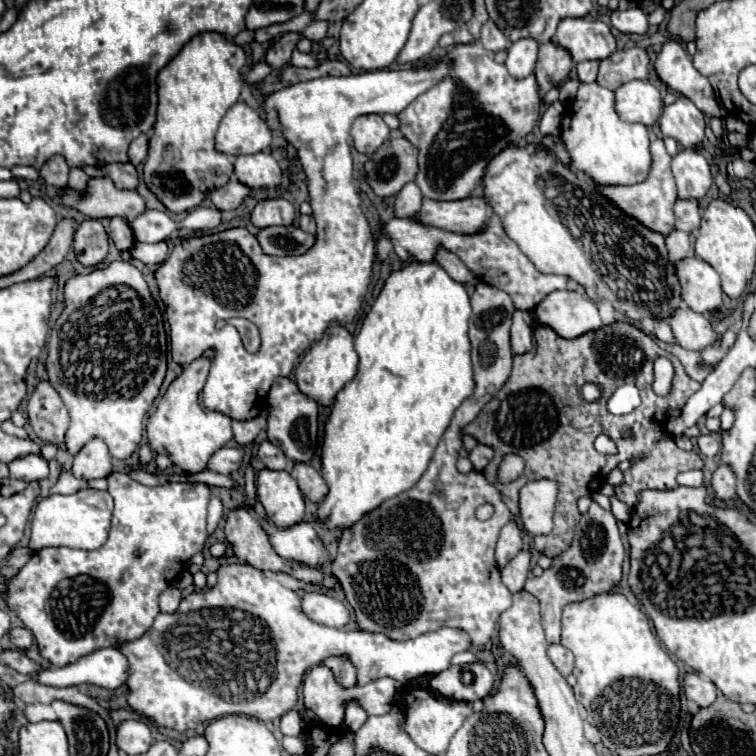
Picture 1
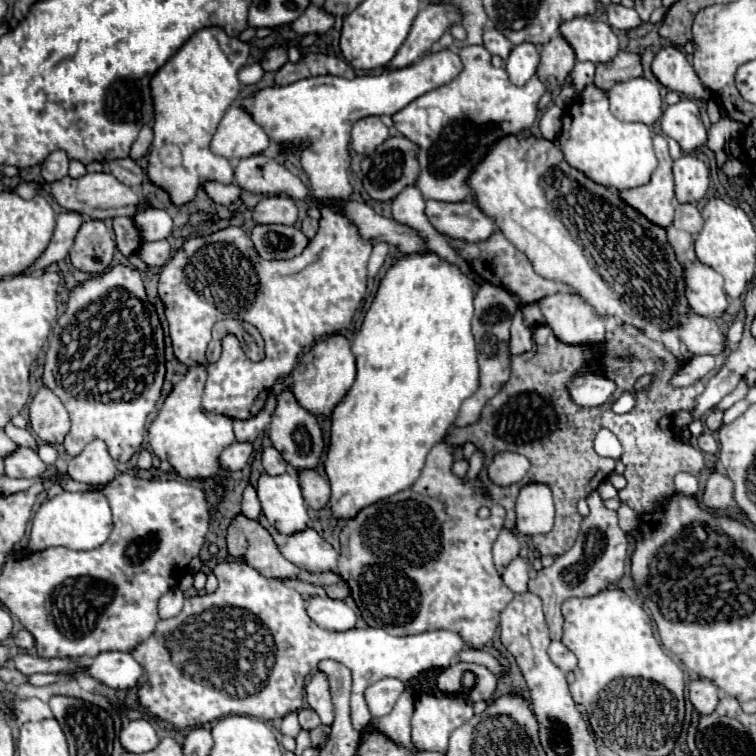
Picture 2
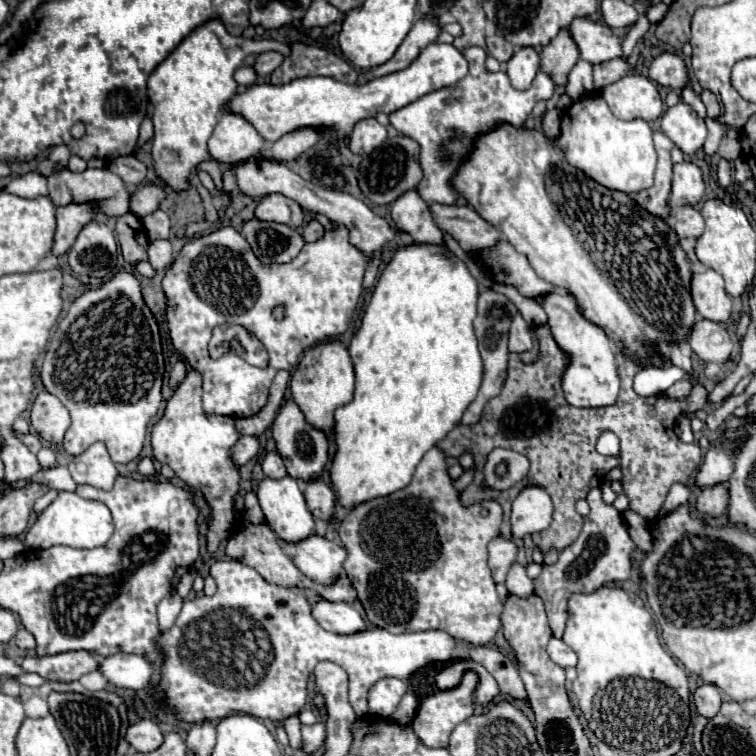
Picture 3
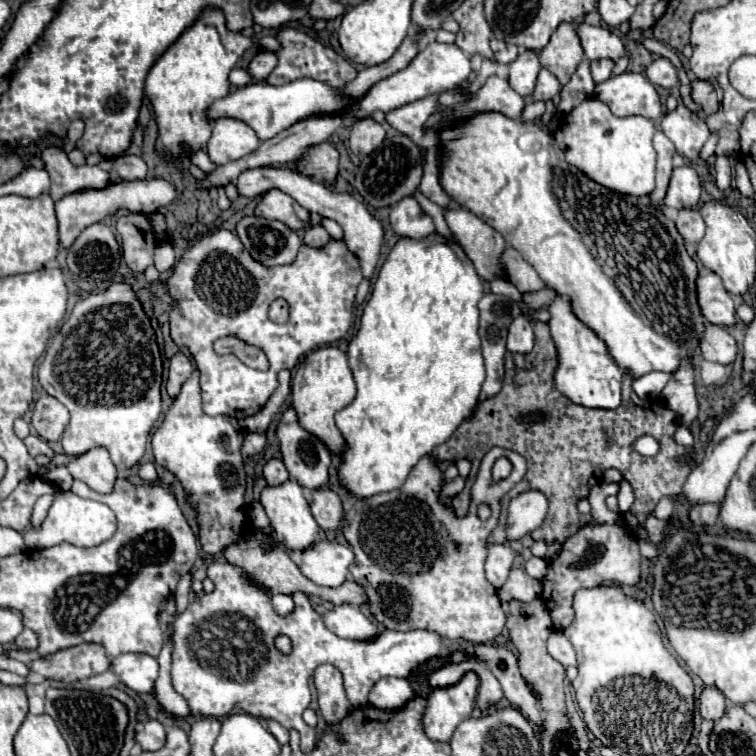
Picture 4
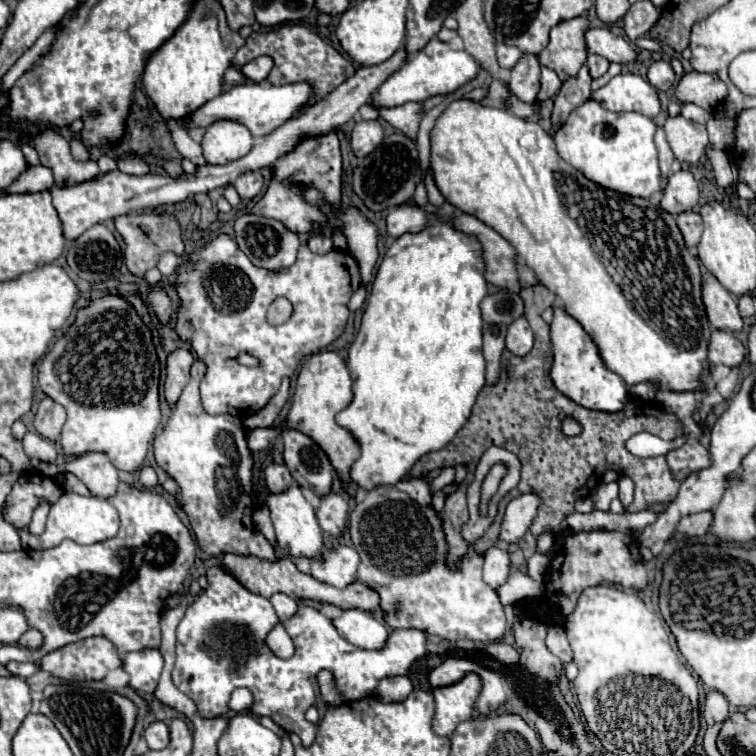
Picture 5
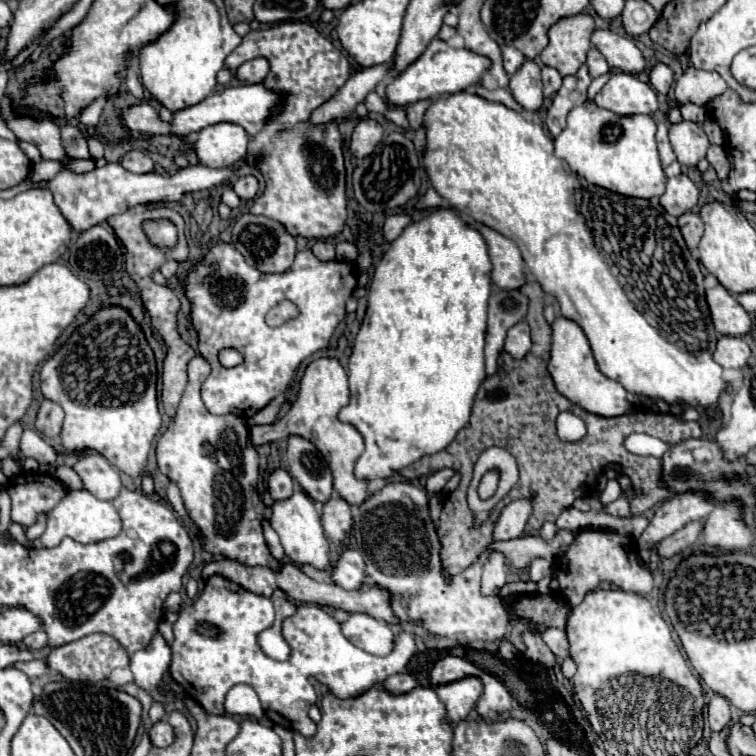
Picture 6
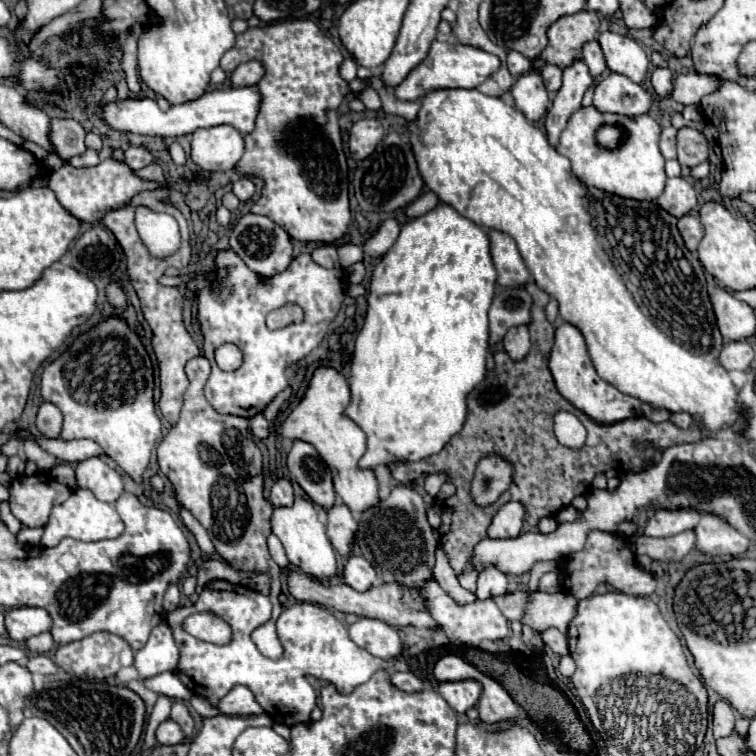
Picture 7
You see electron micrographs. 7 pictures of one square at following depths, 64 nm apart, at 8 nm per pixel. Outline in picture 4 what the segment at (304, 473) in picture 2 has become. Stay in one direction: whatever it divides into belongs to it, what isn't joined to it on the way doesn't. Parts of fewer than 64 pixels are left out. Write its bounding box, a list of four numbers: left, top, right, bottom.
[310,488,342,530]

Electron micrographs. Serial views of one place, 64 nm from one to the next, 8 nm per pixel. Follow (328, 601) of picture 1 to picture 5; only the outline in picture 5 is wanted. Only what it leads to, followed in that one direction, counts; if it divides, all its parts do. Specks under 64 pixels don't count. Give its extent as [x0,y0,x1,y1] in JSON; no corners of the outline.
[332,608,390,650]

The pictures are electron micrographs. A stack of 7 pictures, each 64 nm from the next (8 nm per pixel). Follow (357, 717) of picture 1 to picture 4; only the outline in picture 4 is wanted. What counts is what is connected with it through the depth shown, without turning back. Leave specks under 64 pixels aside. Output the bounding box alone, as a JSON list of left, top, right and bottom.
[172,560,446,754]

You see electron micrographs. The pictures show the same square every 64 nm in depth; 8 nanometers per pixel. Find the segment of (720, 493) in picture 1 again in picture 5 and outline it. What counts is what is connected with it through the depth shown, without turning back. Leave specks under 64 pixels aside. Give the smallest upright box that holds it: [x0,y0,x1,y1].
[678,510,714,536]

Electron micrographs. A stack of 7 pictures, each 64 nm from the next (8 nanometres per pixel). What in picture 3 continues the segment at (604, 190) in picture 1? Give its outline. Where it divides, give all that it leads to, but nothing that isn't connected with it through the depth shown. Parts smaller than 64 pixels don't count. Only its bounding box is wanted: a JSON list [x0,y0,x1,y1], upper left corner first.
[632,132,672,220]

